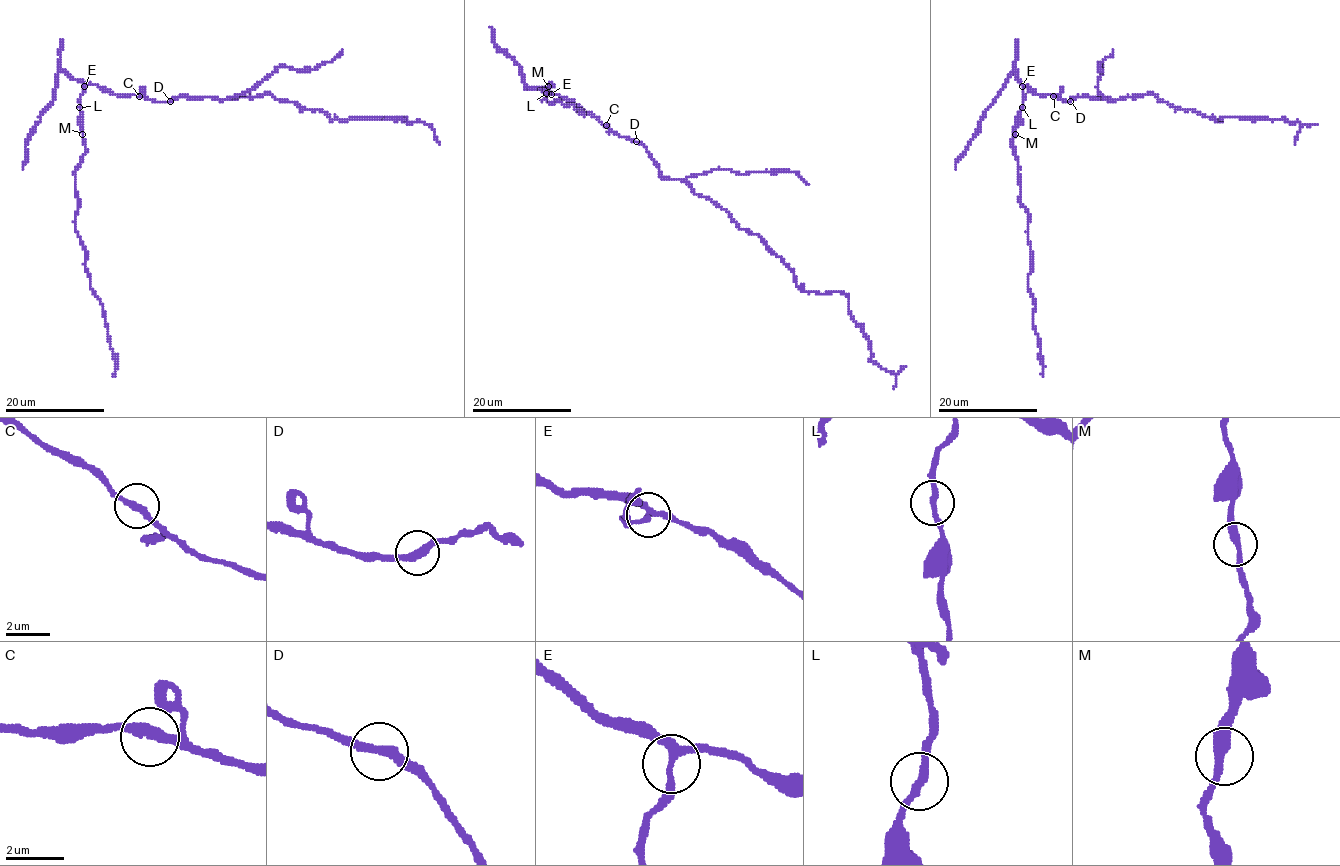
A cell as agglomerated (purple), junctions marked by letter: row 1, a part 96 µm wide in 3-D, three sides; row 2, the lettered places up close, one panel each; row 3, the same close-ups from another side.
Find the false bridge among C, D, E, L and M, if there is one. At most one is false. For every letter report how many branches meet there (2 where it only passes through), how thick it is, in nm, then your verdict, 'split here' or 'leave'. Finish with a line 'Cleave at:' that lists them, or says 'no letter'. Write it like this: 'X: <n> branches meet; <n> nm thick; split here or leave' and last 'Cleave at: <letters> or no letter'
C: 2 branches meet; 320 nm thick; leave
D: 2 branches meet; 320 nm thick; leave
E: 3 branches meet; 240 nm thick; leave
L: 2 branches meet; 240 nm thick; leave
M: 2 branches meet; 320 nm thick; leave
Cleave at: no letter

